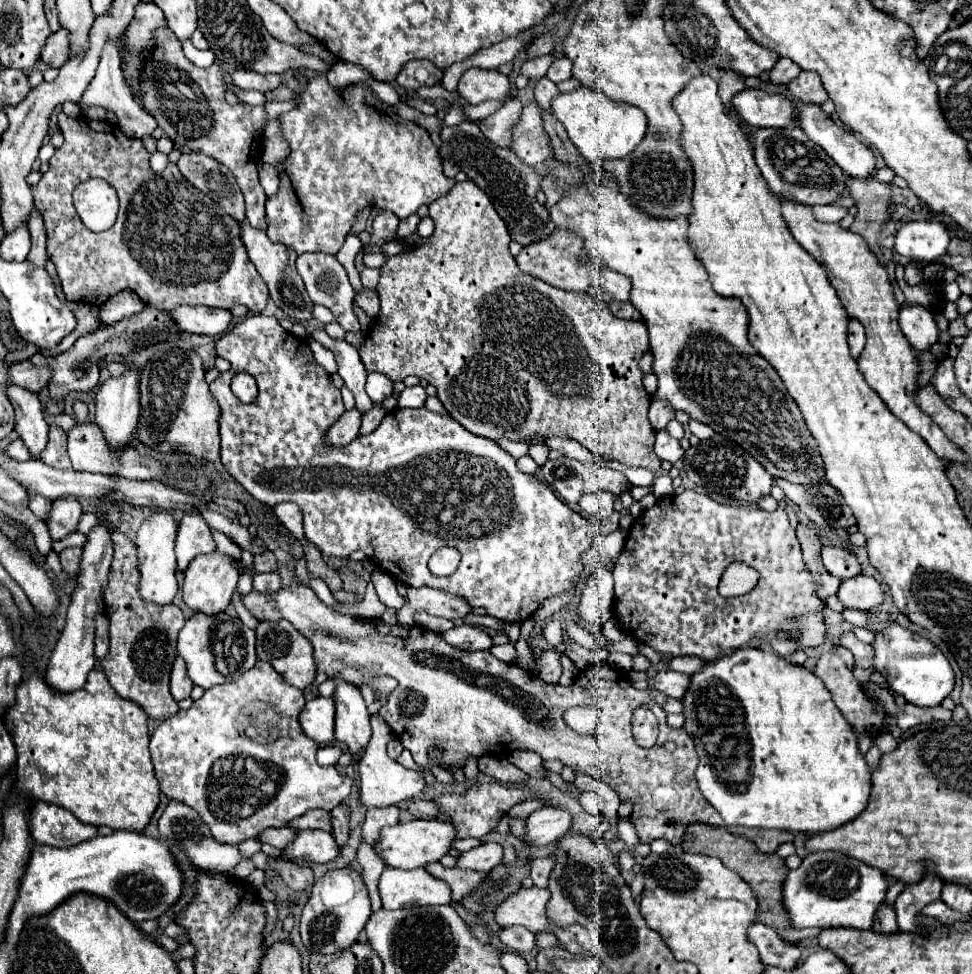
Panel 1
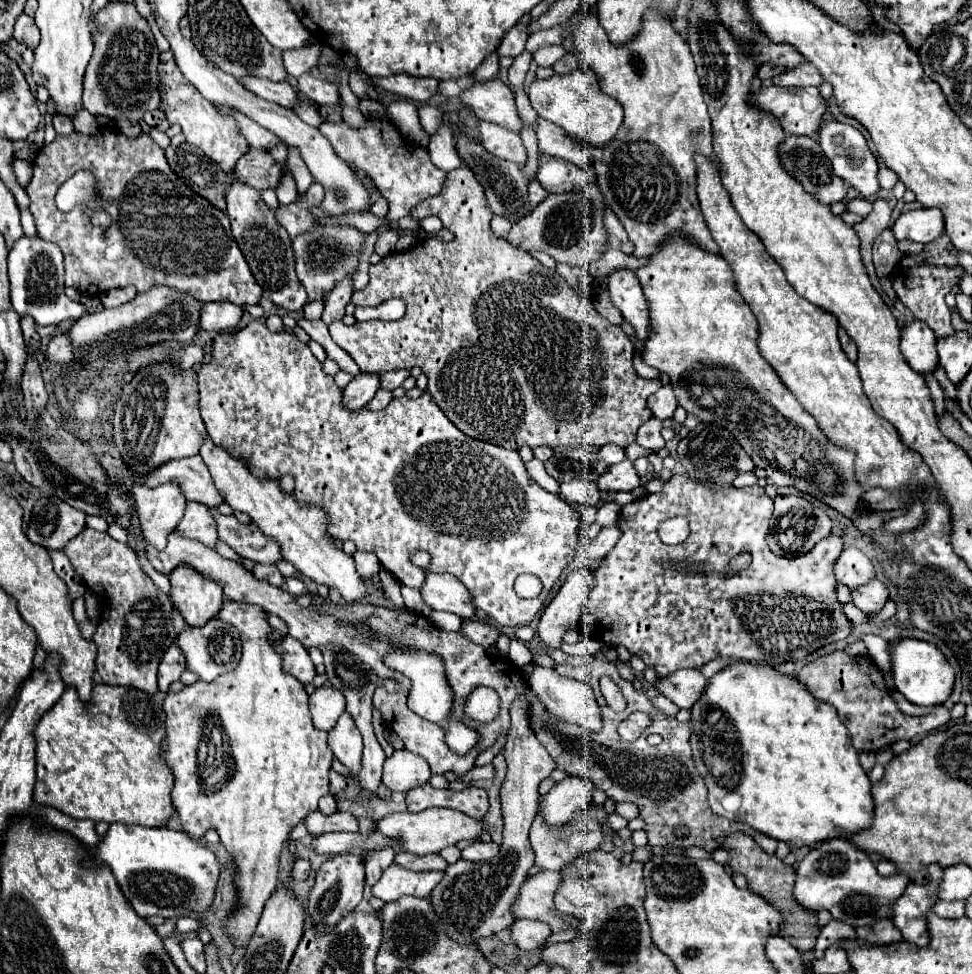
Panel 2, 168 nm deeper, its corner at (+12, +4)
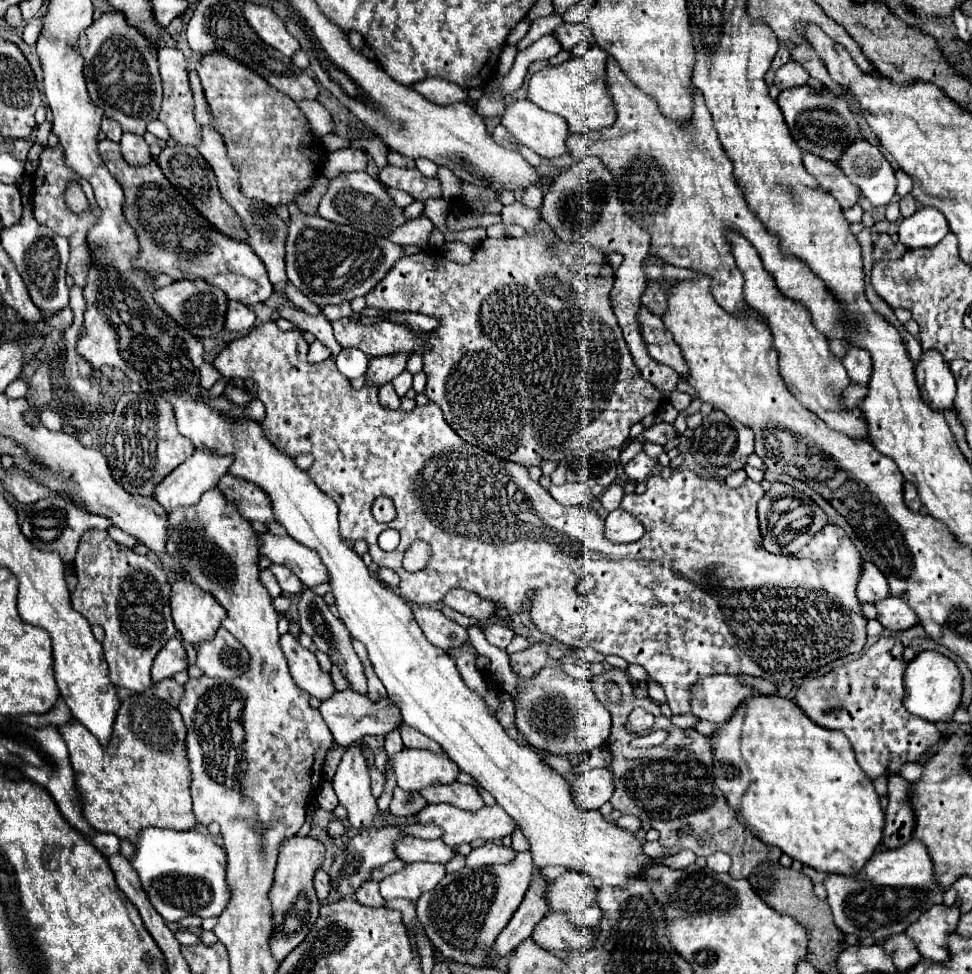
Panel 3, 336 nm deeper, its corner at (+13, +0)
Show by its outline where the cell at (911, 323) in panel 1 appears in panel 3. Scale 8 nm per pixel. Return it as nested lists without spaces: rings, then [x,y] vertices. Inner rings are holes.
[[[924,350],[916,364],[916,382],[922,394],[922,400],[932,410],[950,410],[954,408],[956,382],[950,372],[950,366],[944,362],[938,350]]]

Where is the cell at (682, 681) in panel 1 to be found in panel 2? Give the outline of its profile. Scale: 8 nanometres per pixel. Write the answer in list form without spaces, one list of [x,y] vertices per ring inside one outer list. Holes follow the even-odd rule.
[[[679,670],[669,680],[659,680],[657,690],[673,700],[679,708],[693,708],[693,704],[701,698],[701,692],[707,688],[707,678],[699,670]]]

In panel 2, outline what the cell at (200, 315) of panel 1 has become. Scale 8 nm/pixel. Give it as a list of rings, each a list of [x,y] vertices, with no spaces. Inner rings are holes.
[[[209,302],[201,308],[201,330],[227,332],[233,330],[243,316],[243,308],[231,302]]]

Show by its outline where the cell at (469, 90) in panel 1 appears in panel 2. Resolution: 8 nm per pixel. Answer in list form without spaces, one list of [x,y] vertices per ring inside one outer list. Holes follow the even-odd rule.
[[[489,80],[483,84],[475,82],[461,94],[461,100],[473,108],[479,120],[495,122],[515,132],[521,132],[525,126],[517,112],[513,92],[501,80]]]

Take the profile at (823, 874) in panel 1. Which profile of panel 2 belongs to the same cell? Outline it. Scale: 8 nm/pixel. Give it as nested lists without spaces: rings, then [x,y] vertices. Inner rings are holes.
[[[829,840],[811,848],[797,870],[795,898],[803,908],[819,912],[827,908],[835,920],[843,920],[853,928],[869,926],[873,920],[893,918],[893,900],[901,896],[911,878],[903,872],[881,876],[867,852],[849,840]]]

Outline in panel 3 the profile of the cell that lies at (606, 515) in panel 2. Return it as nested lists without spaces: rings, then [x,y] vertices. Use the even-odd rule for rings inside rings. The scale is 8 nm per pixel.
[[[610,486],[608,490],[604,490],[604,494],[602,494],[600,502],[602,502],[602,506],[604,506],[608,512],[612,512],[614,508],[618,508],[618,506],[620,506],[622,496],[624,496],[622,486]]]

